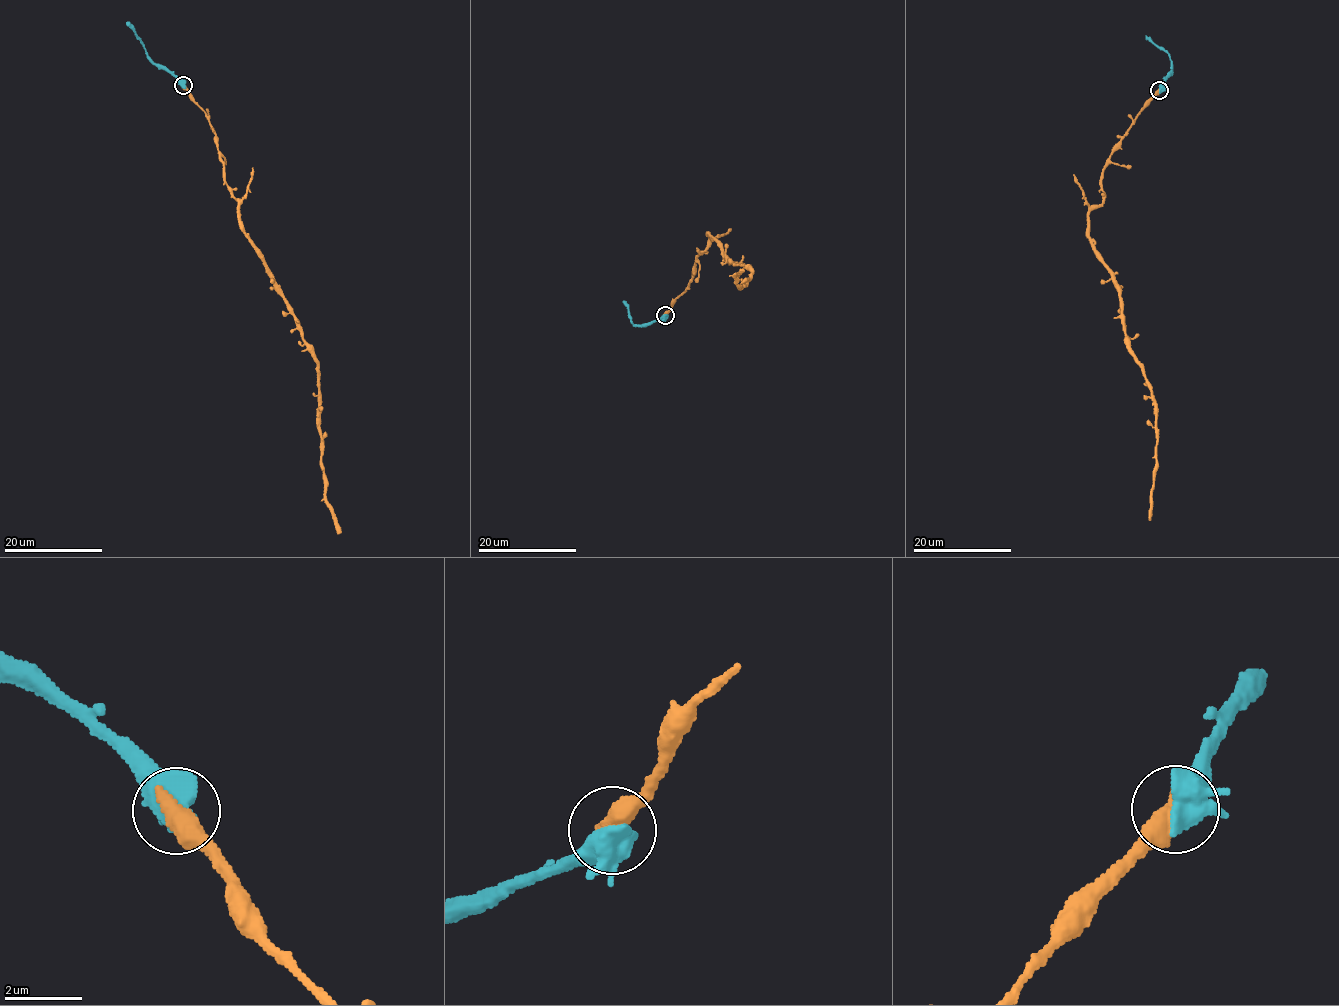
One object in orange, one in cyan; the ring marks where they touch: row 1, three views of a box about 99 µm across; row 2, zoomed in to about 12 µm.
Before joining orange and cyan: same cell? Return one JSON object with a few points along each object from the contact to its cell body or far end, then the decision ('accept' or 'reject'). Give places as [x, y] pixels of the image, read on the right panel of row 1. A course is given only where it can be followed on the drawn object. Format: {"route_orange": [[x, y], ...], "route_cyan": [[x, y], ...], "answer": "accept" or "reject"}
{"route_orange": [[1159, 90], [1111, 153], [1102, 202], [1088, 215], [1155, 405], [1149, 519]], "route_cyan": [[1160, 90], [1170, 75], [1172, 64], [1168, 54], [1146, 35]], "answer": "accept"}

